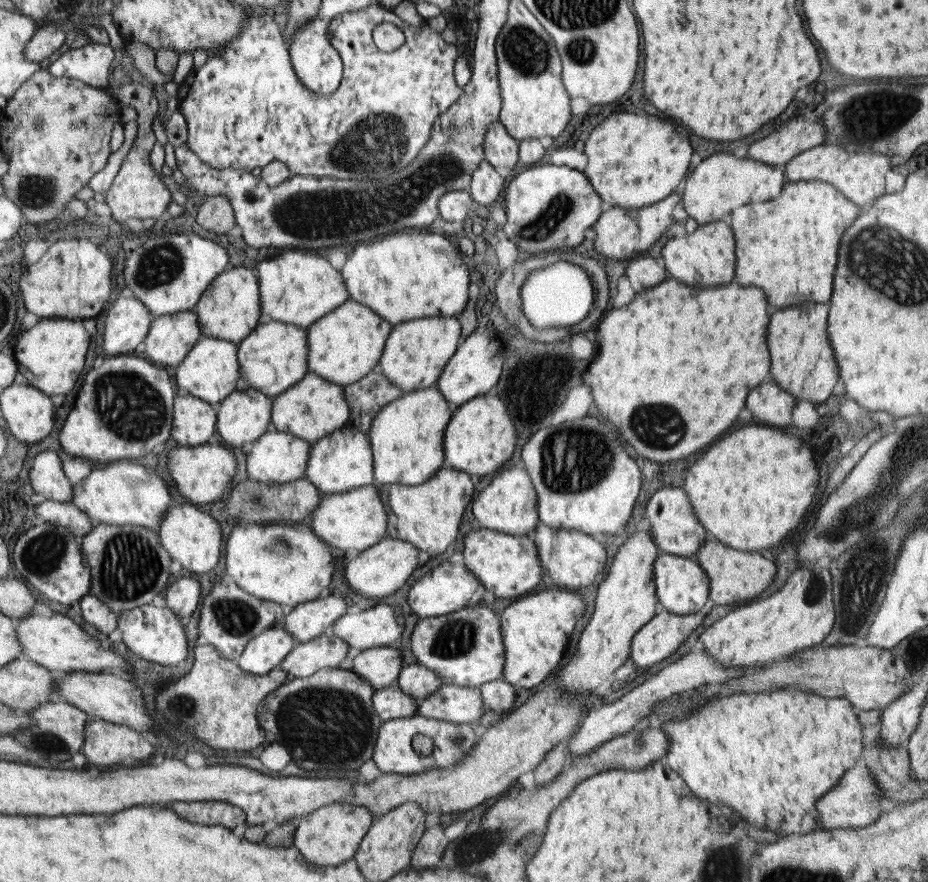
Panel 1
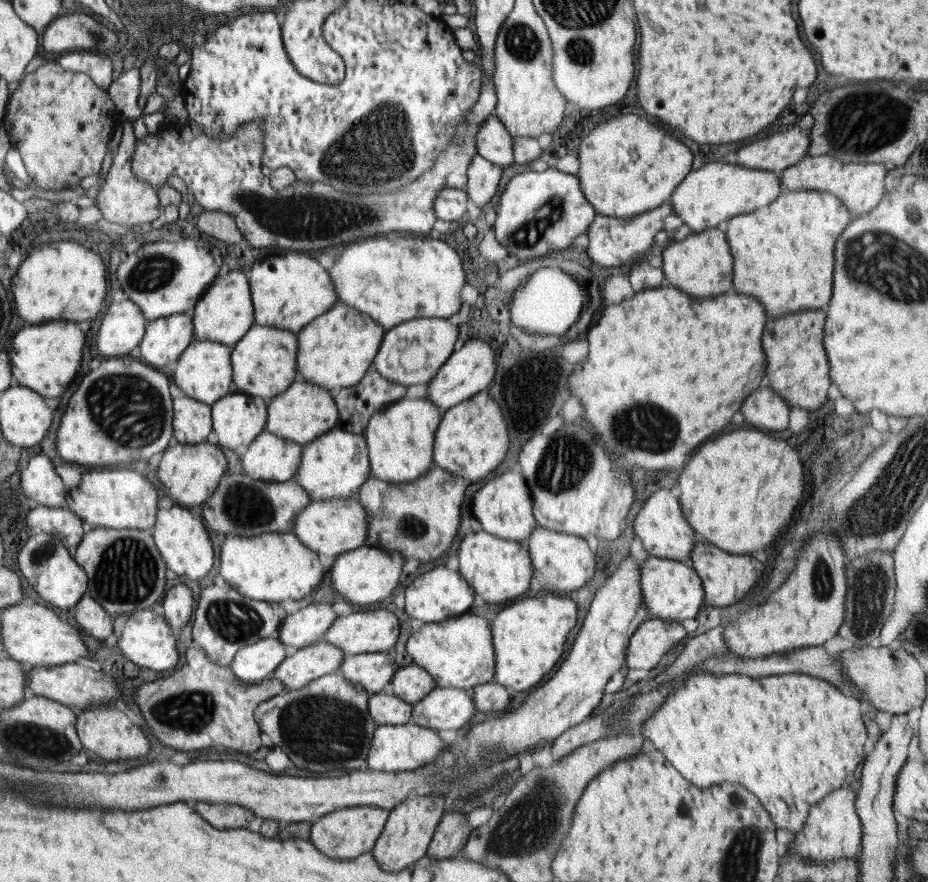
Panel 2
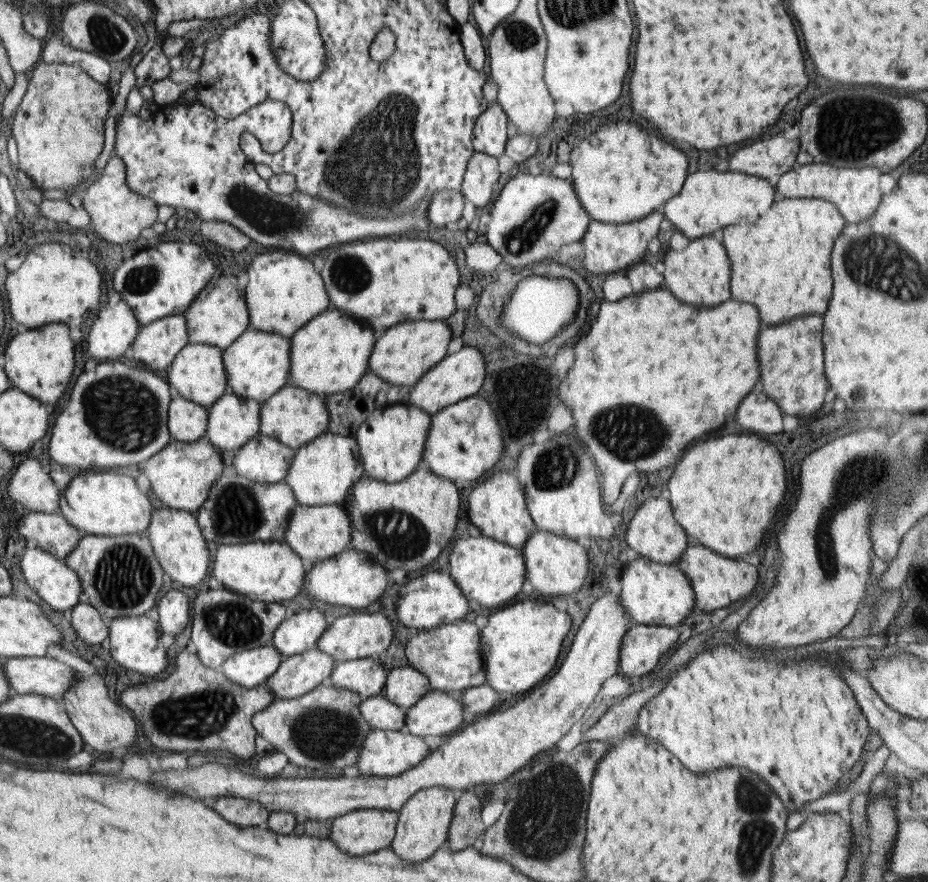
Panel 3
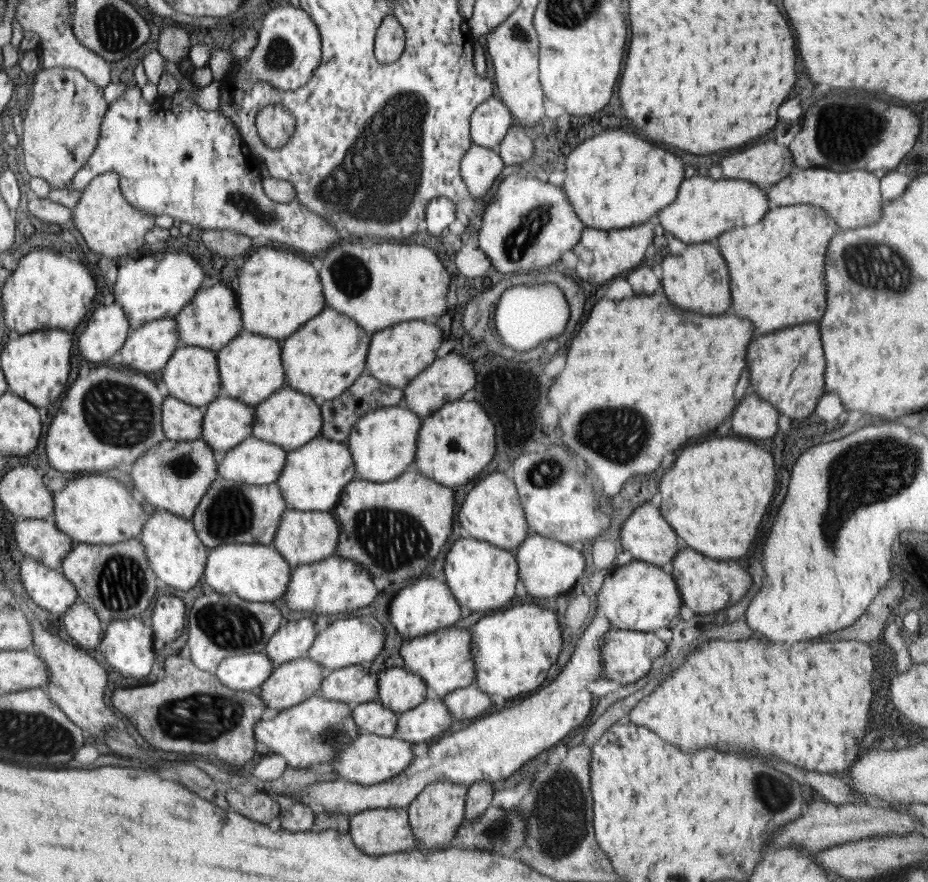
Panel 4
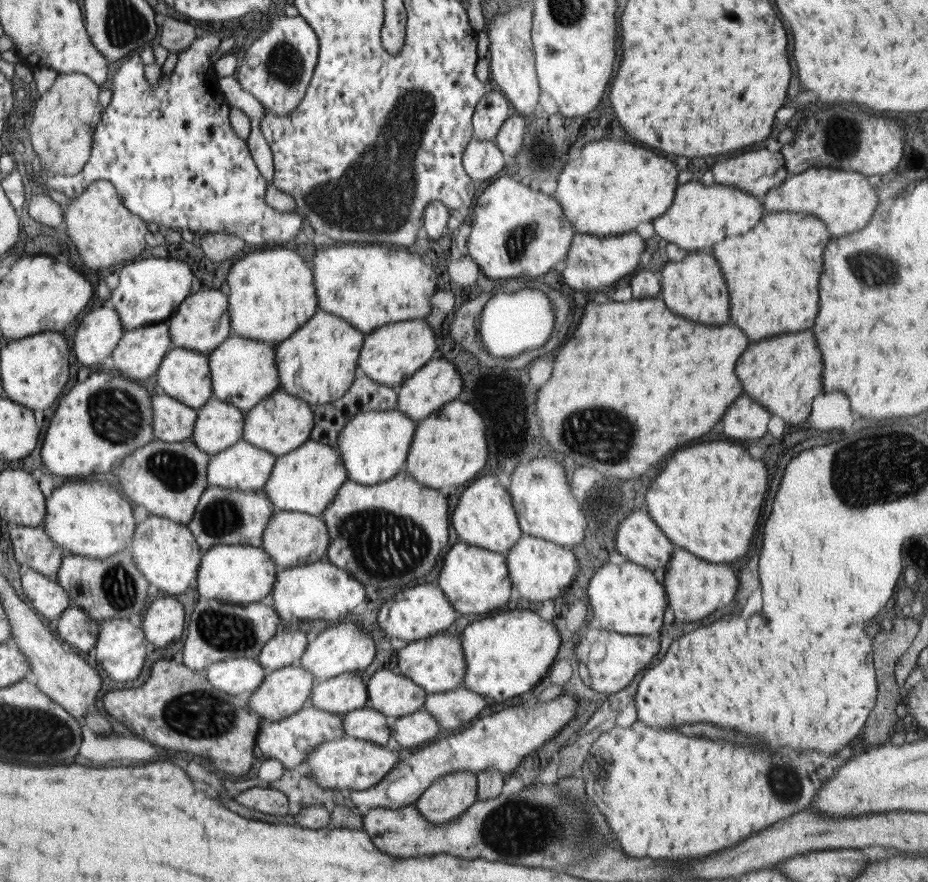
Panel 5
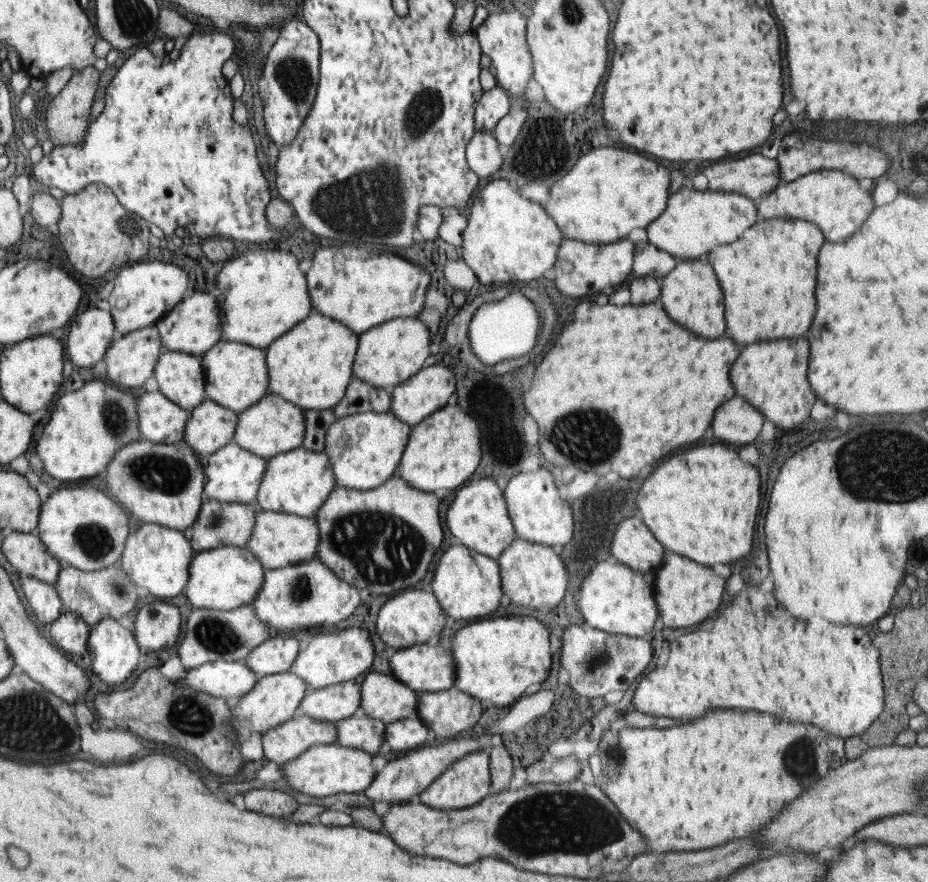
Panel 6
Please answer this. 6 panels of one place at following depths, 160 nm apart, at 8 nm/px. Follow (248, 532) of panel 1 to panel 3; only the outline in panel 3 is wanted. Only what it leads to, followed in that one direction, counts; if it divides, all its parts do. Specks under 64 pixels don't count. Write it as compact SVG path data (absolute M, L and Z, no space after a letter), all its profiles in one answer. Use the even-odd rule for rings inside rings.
M286 541L248 542L215 547L212 574L218 580L218 588L228 588L234 593L267 603L283 603L282 600L302 596L300 588L306 580L308 566Z

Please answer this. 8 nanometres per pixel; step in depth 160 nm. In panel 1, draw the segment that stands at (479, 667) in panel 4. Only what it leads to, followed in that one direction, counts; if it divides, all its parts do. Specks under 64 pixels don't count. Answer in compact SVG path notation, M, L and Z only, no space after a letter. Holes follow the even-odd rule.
M540 592L520 602L514 602L501 612L502 640L504 640L505 663L502 678L519 688L535 688L544 682L552 670L558 668L564 658L570 634L576 630L578 620L586 612L586 604L580 596L568 592Z

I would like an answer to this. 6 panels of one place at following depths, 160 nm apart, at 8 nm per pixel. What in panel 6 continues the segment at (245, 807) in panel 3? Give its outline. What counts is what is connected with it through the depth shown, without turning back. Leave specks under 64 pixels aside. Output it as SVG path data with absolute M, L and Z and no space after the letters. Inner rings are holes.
M271 786L251 789L244 793L246 809L272 817L288 818L296 812L298 802L294 797Z

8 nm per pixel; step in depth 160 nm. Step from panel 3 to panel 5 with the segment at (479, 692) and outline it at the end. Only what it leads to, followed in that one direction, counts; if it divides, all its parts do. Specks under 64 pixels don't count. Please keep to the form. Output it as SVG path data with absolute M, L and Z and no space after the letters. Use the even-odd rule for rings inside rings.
M460 686L443 693L427 693L423 709L436 719L440 727L454 730L470 720L474 721L488 706L487 701L488 698L482 698L465 686Z

